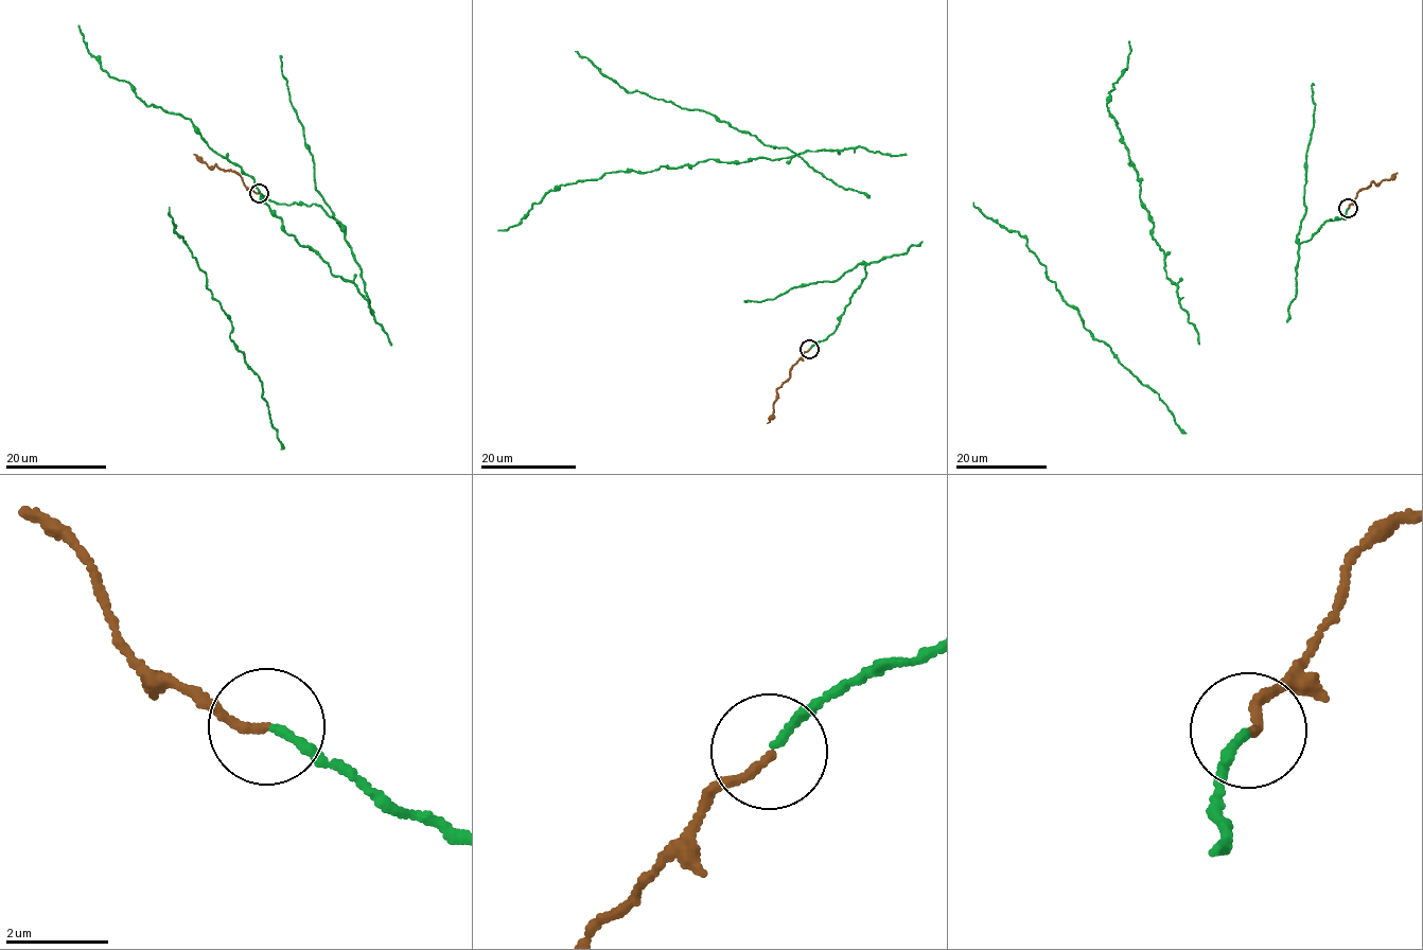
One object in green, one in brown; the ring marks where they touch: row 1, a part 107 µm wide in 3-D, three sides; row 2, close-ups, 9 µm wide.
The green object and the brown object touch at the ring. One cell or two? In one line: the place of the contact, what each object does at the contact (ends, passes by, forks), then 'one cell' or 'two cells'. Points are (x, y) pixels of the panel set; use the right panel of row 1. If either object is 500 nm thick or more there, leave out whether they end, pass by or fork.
place (1348, 208); green ends; brown ends; one cell

